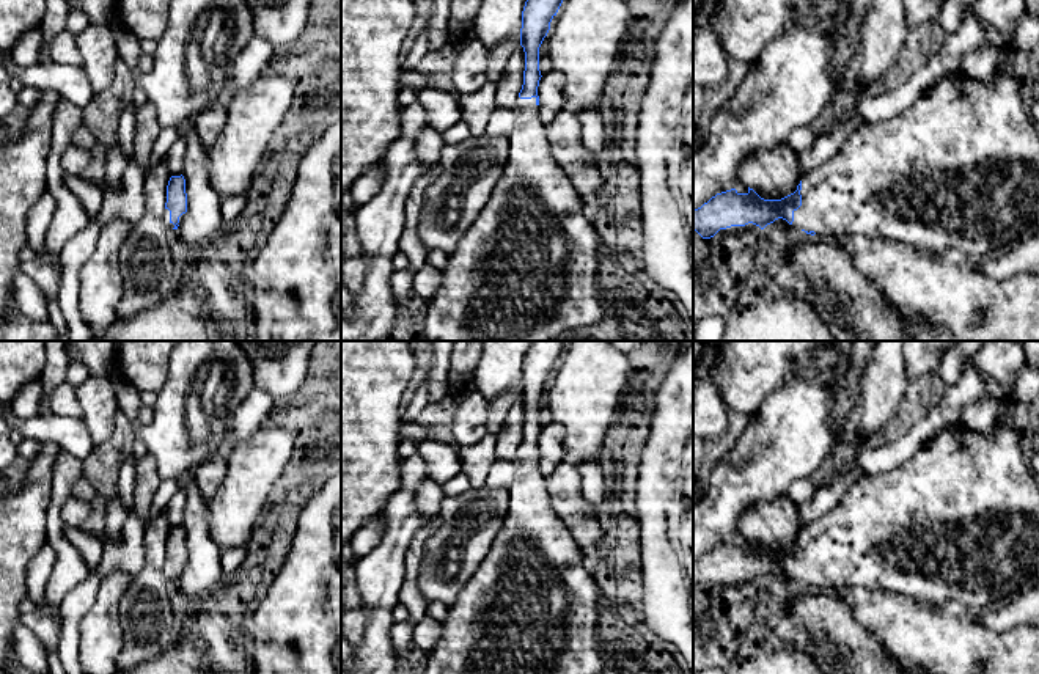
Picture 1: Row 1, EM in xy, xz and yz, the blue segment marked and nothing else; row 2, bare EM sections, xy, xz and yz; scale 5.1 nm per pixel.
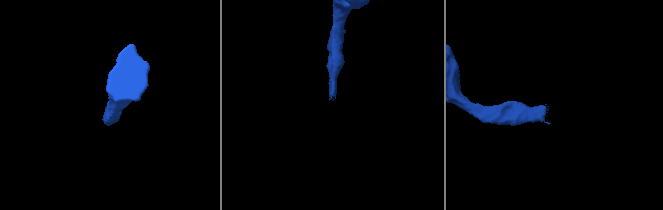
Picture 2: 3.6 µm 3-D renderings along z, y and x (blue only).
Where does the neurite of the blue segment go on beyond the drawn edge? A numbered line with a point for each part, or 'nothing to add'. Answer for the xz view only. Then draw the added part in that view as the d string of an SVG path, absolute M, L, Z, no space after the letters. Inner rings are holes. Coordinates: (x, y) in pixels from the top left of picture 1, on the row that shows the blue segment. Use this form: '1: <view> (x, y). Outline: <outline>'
1: xz (528, 267). Outline: M517 97L514 112L505 170L490 200L450 255L448 266L442 270L442 288L428 300L424 319L428 341L553 341L571 328L594 327L604 317L599 234L583 214L583 196L553 159L536 97Z

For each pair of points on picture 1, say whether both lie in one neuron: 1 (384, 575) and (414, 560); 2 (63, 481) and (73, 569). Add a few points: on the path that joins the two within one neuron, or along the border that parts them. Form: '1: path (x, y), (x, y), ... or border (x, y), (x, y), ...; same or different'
1: border (420, 530), (406, 552), (406, 577), (398, 600); different
2: path (55, 503), (55, 538), (63, 547); same

